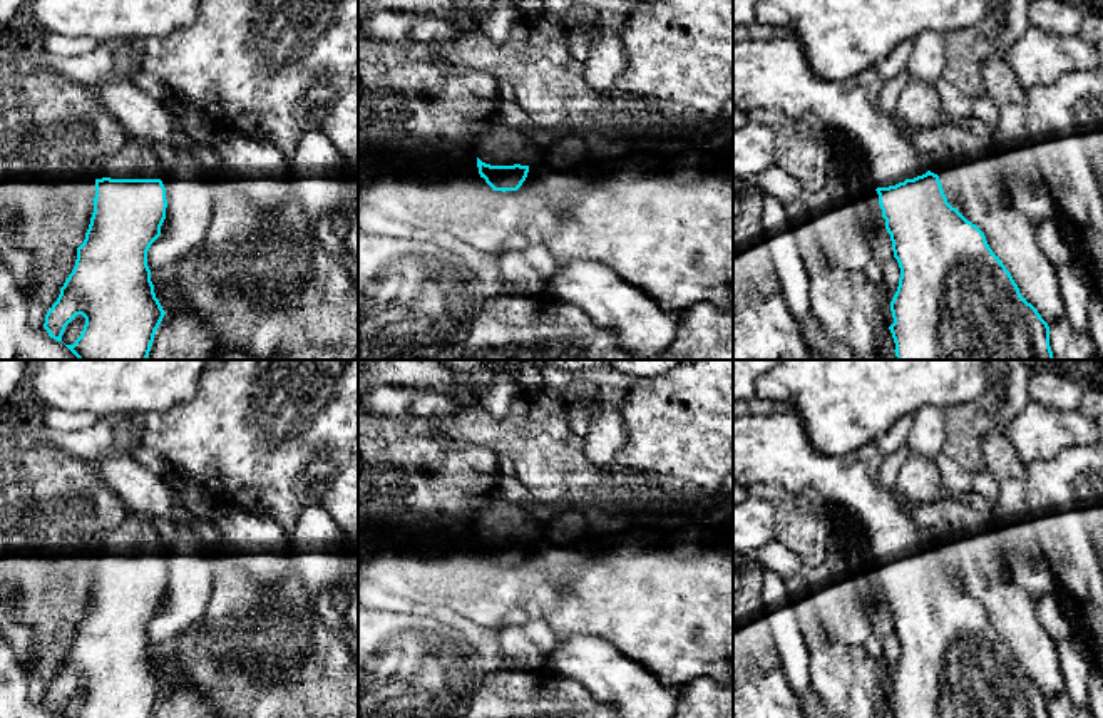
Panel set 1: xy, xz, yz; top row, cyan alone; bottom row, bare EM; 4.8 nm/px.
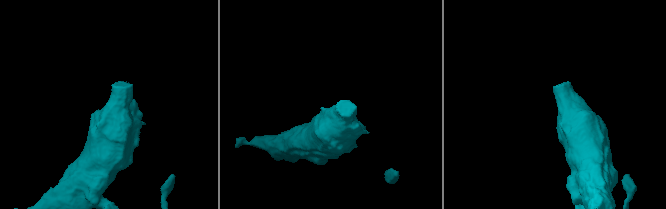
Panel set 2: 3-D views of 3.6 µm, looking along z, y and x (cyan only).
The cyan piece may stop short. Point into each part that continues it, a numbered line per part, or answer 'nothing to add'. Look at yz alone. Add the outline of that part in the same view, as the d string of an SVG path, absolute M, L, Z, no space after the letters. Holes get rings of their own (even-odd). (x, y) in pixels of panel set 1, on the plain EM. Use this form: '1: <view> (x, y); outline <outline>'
1: yz (775, 449); outline M793 412L733 420L733 485L748 489L755 484L775 484L792 494L813 487L827 505L842 505L857 514L869 532L874 564L895 561L932 544L931 536L905 514L899 497L882 487L879 479L882 462L884 455L874 444L845 455L818 452Z

